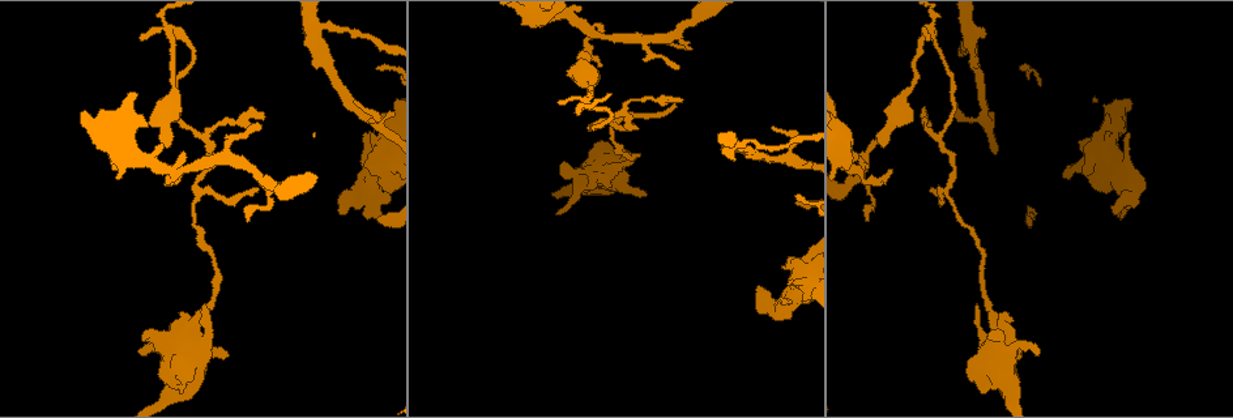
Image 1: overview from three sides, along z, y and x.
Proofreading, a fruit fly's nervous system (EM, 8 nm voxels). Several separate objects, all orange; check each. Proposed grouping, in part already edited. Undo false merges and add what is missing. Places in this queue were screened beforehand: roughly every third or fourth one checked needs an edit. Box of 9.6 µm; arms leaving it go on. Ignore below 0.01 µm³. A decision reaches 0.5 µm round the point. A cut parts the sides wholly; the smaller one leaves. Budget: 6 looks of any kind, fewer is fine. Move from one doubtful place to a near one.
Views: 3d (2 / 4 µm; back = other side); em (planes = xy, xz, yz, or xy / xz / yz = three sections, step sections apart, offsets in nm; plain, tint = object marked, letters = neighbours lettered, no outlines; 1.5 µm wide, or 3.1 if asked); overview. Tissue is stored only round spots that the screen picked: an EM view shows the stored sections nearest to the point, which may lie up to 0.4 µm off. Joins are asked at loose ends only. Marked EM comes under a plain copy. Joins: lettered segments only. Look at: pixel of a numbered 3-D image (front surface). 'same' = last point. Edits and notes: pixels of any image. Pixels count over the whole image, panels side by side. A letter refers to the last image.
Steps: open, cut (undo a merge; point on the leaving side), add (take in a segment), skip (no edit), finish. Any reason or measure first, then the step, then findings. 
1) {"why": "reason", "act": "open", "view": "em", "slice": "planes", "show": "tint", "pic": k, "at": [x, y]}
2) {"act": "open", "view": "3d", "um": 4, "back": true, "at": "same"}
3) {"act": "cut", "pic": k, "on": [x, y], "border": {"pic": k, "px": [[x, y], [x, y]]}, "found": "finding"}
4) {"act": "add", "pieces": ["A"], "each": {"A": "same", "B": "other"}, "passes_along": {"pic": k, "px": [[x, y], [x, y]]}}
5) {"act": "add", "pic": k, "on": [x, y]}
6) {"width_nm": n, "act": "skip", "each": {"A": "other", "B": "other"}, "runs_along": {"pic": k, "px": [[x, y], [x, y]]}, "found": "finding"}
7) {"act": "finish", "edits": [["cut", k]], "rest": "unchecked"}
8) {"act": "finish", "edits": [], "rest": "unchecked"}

{"why": "branch stops here", "act": "open", "view": "3d", "um": 4, "pic": 1, "at": [260, 126]}

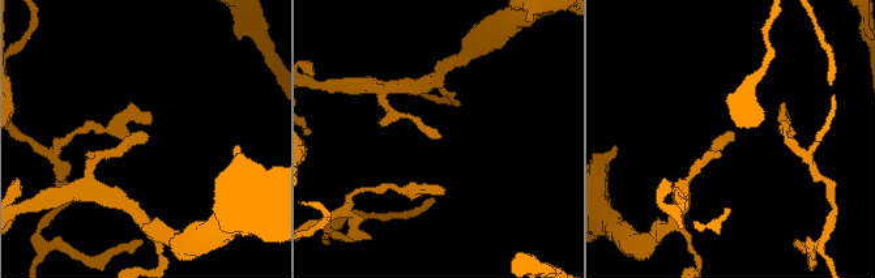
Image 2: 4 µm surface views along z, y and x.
{"act": "open", "view": "em", "slice": "planes", "show": "tint", "pic": 2, "at": [733, 134]}

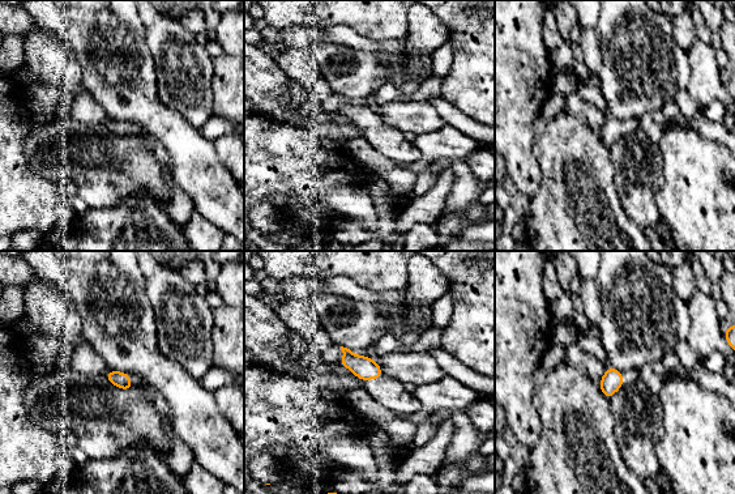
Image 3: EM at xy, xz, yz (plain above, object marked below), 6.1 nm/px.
{"why": "see the neighbours", "act": "open", "view": "em", "slice": "planes", "show": "letters", "at": "same"}

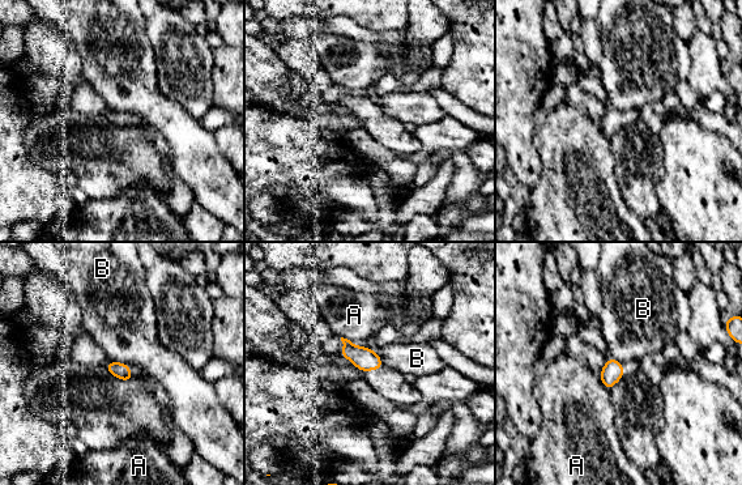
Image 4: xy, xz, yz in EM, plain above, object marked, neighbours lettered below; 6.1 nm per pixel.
{"width_nm": 100, "act": "skip", "each": {"A": "other", "B": "other"}, "border": {"pic": 4, "px": [[109, 360], [129, 365]]}, "found": "none of them fits"}

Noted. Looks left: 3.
{"why": "three arms meet", "act": "open", "view": "em", "slice": "xy", "step": 4, "show": "letters", "pic": 1, "at": [314, 30]}

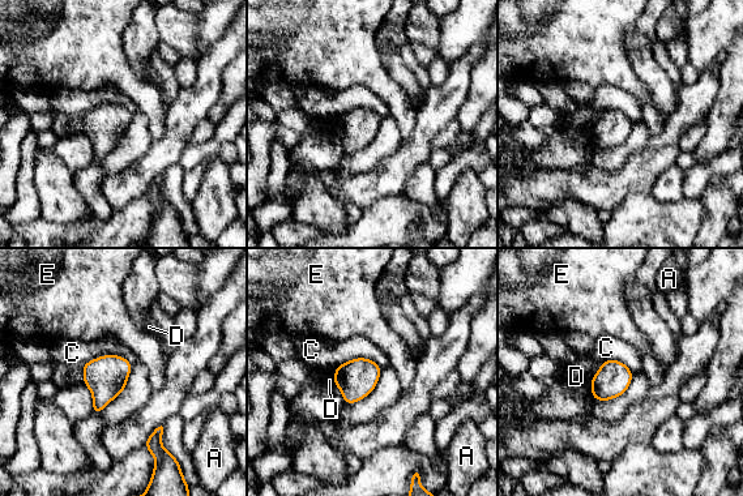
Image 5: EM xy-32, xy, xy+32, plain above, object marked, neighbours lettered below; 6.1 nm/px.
{"act": "open", "view": "em", "slice": "planes", "show": "letters", "at": "same"}

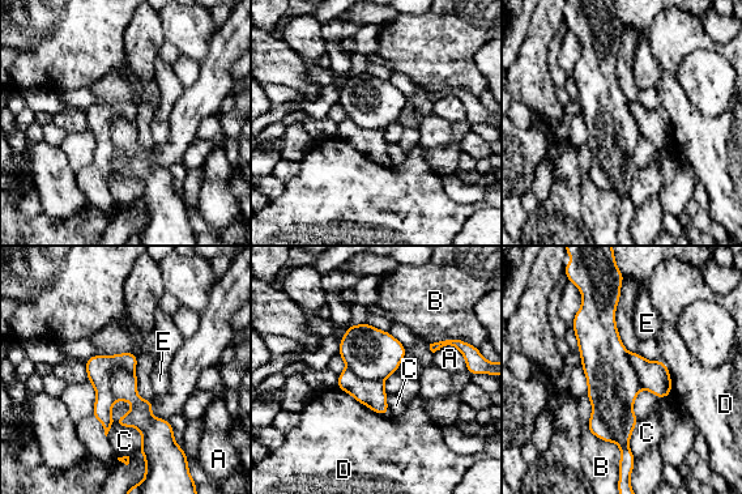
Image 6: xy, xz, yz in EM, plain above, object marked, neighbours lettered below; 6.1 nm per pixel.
{"act": "cut", "pic": 6, "on": [99, 367], "each": {"A": "other", "B": "other", "C": "other", "D": "other", "E": "other"}, "border": {"pic": 6, "px": [[133, 369], [112, 370], [114, 400]]}, "found": "two neurons meet here"}

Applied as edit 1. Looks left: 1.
{"act": "finish", "edits": [["cut", 6]], "rest": "unchecked"}

